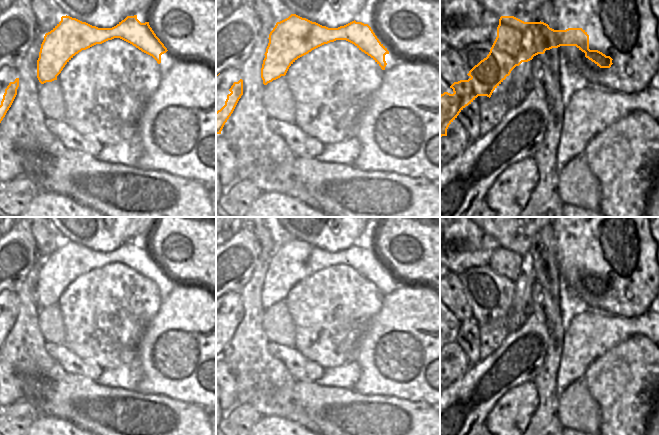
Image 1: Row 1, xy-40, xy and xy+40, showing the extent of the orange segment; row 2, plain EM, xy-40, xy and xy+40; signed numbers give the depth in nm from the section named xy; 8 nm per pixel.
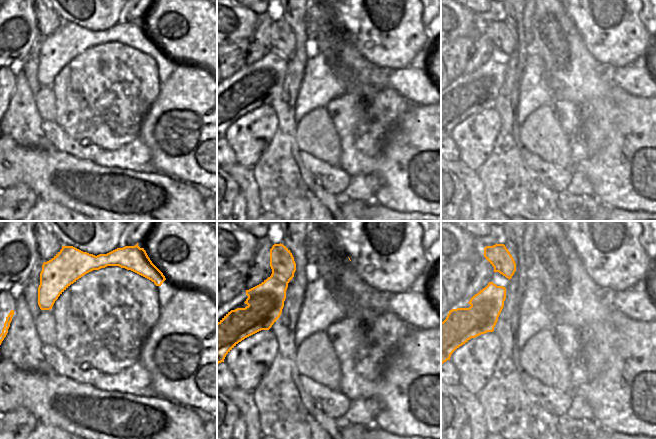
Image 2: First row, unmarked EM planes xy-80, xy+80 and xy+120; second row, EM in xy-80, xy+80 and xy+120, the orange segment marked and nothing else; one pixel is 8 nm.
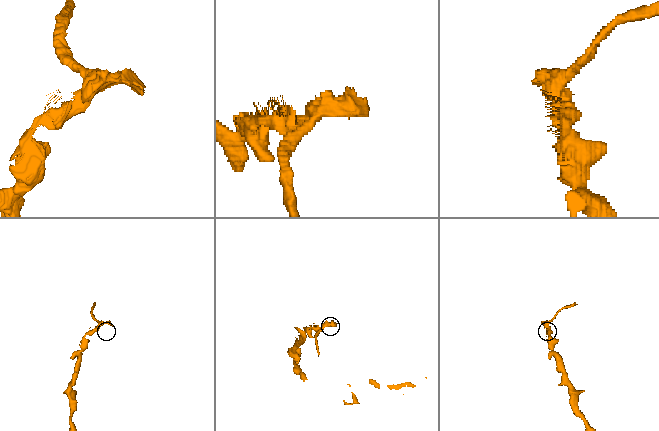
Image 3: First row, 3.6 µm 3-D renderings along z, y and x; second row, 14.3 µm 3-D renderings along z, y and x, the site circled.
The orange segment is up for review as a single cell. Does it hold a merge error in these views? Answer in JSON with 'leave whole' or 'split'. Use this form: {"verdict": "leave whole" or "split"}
{"verdict": "split"}

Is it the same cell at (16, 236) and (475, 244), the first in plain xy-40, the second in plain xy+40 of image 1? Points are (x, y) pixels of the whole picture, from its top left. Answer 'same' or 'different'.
same

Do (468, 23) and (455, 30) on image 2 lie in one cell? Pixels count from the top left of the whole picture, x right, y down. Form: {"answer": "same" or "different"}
{"answer": "same"}

